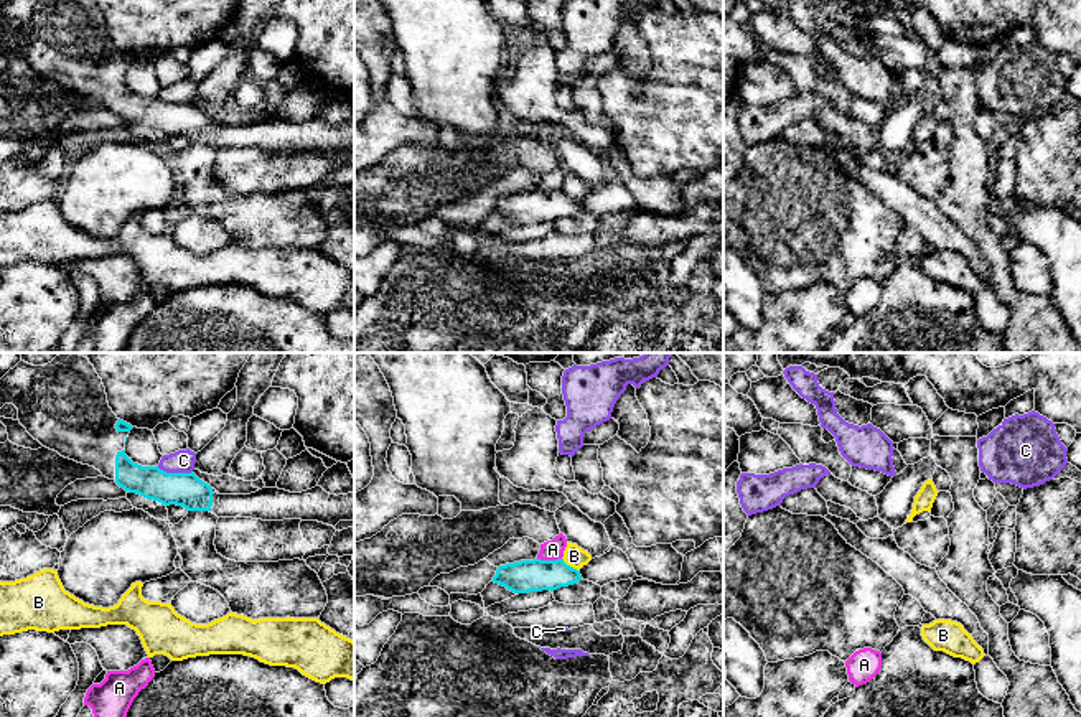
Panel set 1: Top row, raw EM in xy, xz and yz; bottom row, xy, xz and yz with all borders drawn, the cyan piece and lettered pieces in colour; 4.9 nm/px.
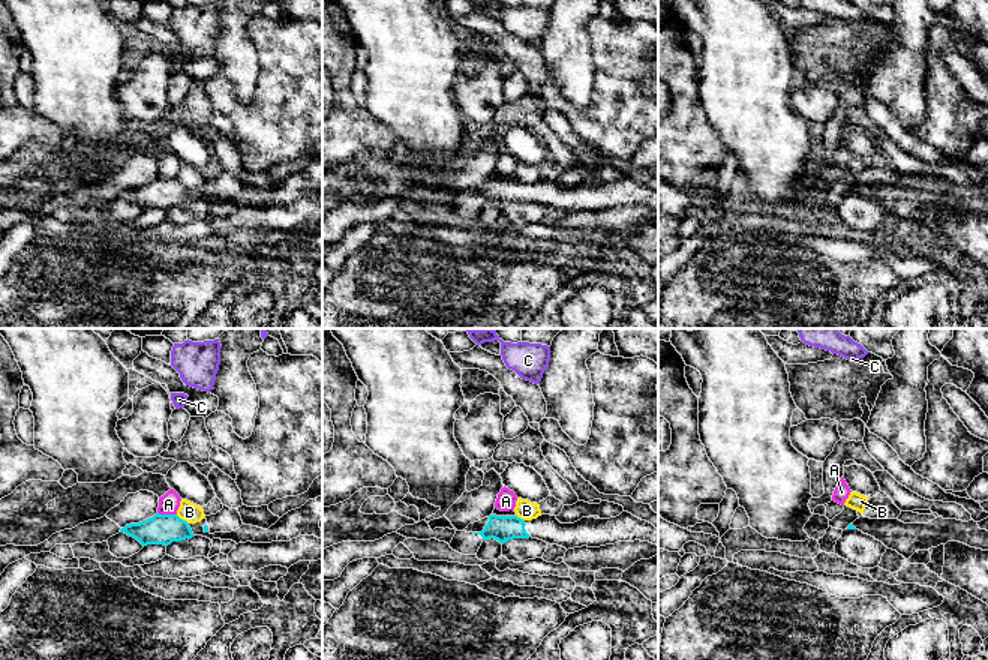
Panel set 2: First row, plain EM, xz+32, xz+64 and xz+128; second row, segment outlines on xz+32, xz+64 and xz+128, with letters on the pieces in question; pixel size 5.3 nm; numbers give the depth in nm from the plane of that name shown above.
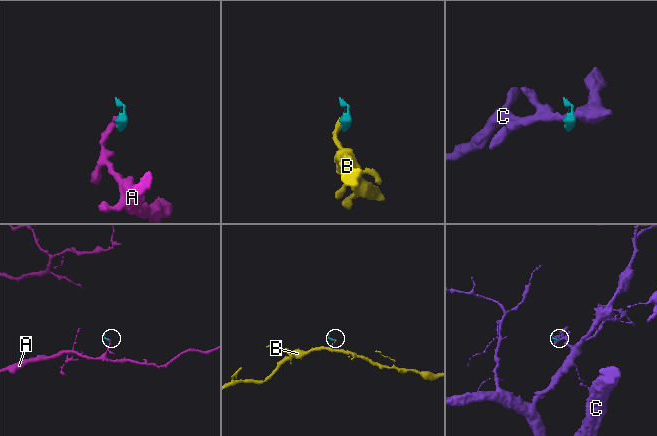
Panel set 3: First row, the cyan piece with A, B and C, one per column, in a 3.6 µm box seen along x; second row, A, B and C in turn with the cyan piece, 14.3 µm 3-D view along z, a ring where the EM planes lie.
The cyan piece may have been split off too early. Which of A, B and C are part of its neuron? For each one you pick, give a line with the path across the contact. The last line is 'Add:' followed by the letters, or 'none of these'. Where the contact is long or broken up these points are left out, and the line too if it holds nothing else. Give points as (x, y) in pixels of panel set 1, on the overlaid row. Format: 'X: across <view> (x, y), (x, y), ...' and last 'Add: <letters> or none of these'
Add: none of these

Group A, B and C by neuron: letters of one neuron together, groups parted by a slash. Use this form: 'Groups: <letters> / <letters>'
Groups: A / B / C

